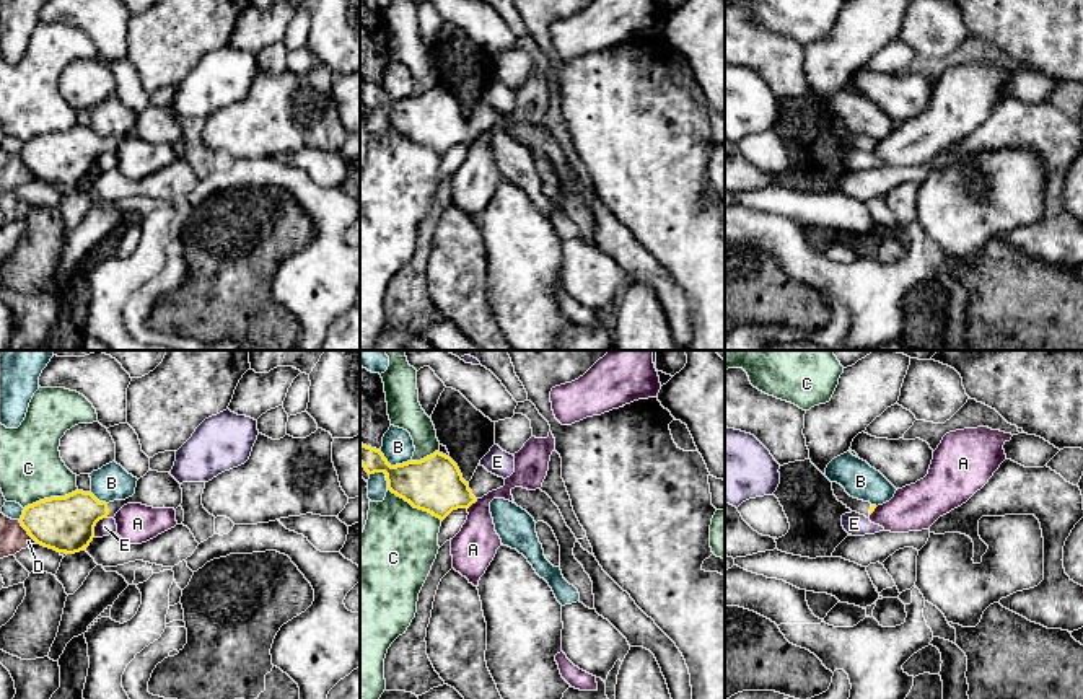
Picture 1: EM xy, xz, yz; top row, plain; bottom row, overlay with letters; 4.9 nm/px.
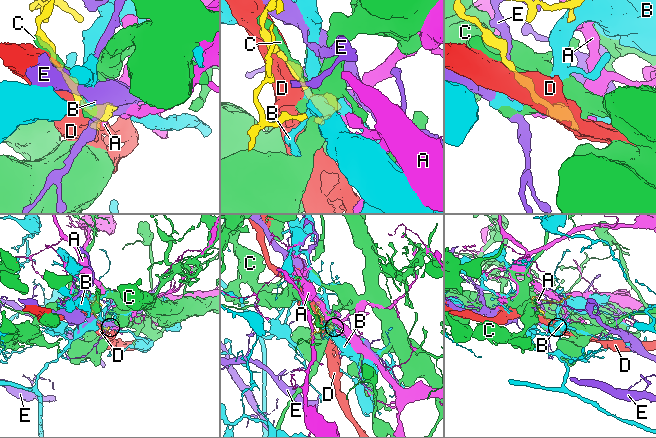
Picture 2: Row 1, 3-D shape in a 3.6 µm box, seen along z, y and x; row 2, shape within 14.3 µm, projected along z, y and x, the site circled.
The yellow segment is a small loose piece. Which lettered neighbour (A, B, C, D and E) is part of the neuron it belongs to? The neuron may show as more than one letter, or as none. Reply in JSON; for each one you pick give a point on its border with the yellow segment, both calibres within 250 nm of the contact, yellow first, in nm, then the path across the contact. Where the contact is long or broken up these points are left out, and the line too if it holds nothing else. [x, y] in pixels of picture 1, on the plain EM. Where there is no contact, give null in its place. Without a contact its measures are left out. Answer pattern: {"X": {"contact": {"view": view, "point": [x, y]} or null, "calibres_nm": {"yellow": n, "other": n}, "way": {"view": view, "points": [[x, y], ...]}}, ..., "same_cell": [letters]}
{"same_cell": []}

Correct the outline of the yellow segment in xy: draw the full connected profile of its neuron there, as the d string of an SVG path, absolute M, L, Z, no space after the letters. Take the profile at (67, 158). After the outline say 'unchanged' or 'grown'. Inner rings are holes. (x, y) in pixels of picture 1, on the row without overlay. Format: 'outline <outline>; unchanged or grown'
outline M148 106L137 116L135 129L125 135L99 137L91 127L75 125L24 142L21 161L41 181L57 187L85 186L103 153L114 153L127 138L153 143L178 143L182 138L181 119L169 108Z; grown

